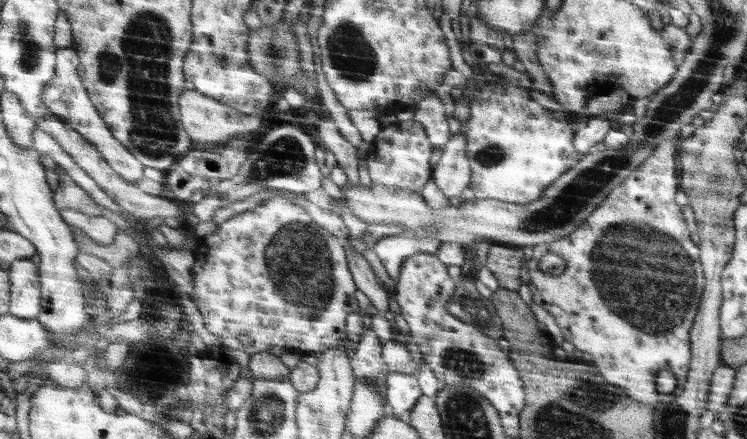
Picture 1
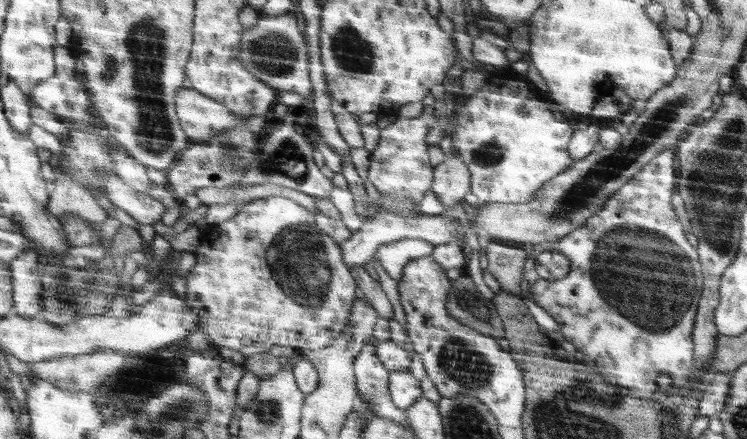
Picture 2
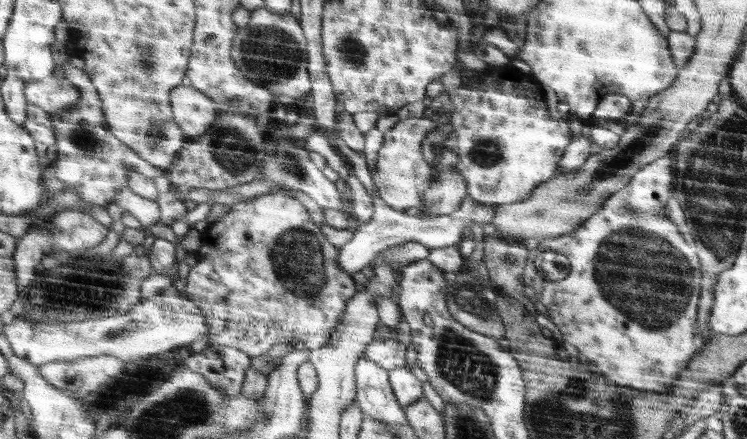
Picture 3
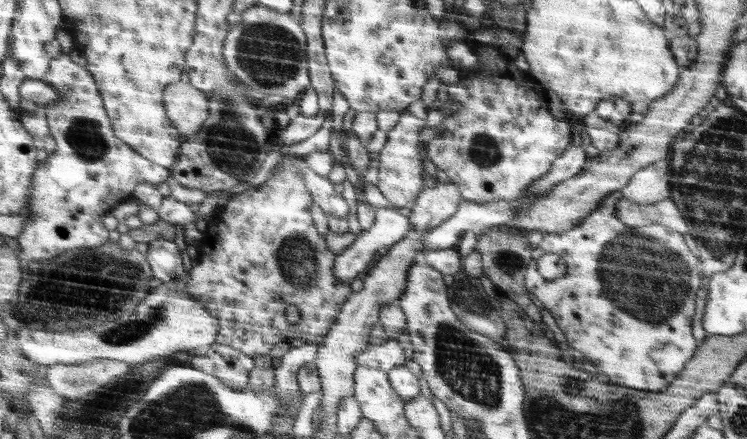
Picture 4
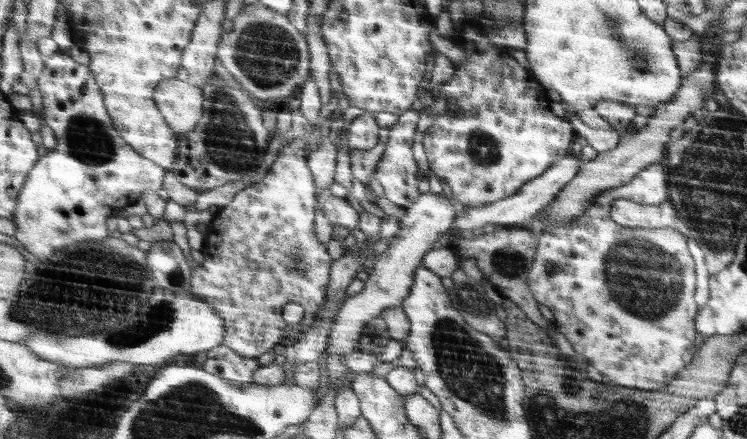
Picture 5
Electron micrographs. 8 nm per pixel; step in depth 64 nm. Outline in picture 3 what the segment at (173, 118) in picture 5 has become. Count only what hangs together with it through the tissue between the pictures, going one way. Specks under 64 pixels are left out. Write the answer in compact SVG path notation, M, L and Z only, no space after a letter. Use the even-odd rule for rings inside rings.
M193 85L172 90L172 104L176 121L189 139L207 134L220 114L220 105Z

